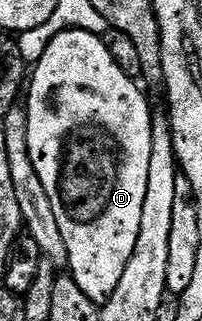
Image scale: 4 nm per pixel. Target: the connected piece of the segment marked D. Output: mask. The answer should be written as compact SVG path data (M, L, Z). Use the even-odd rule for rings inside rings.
M68 29L56 35L33 67L28 78L27 98L24 98L28 152L52 202L64 244L68 244L68 274L85 296L97 304L106 303L116 292L140 234L152 155L153 120L152 108L138 91L138 85L122 71L116 60L112 60L99 35Z

